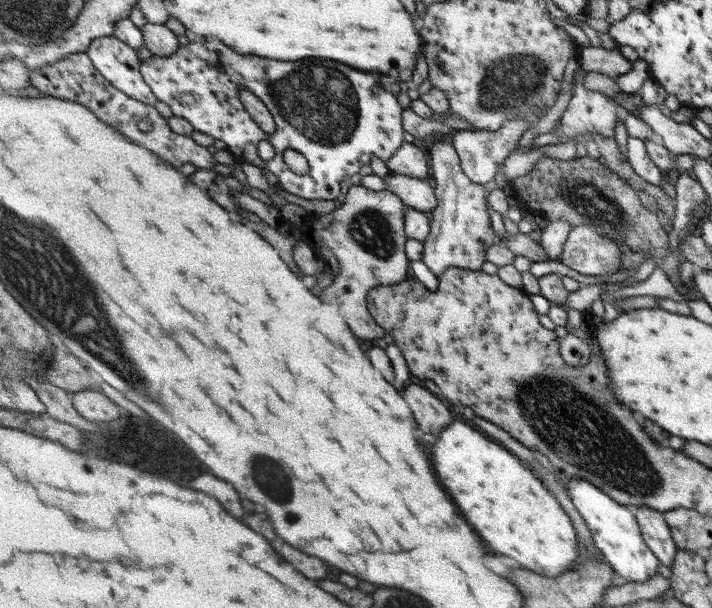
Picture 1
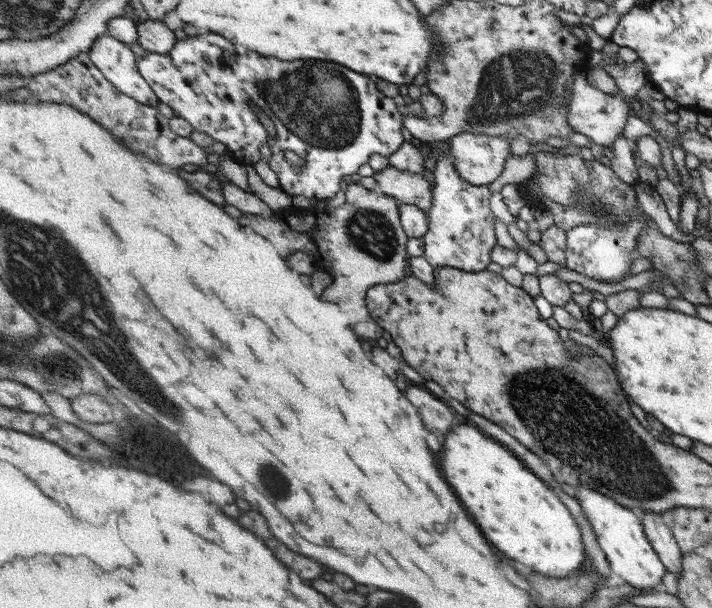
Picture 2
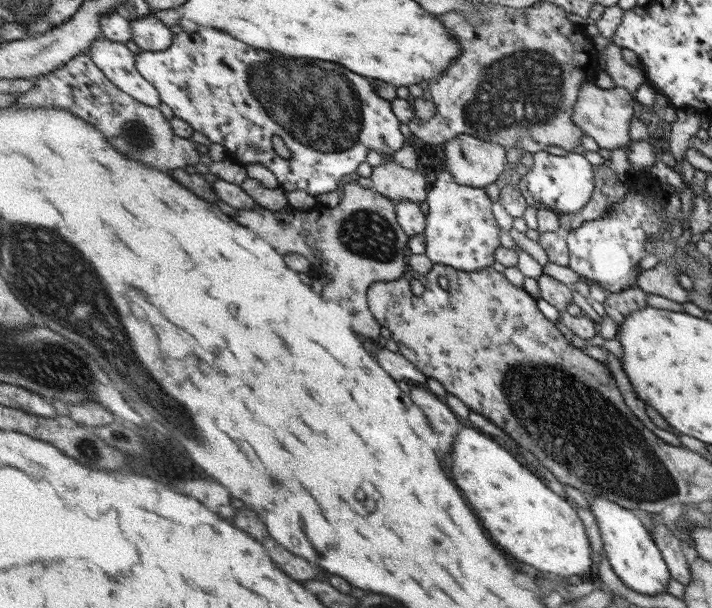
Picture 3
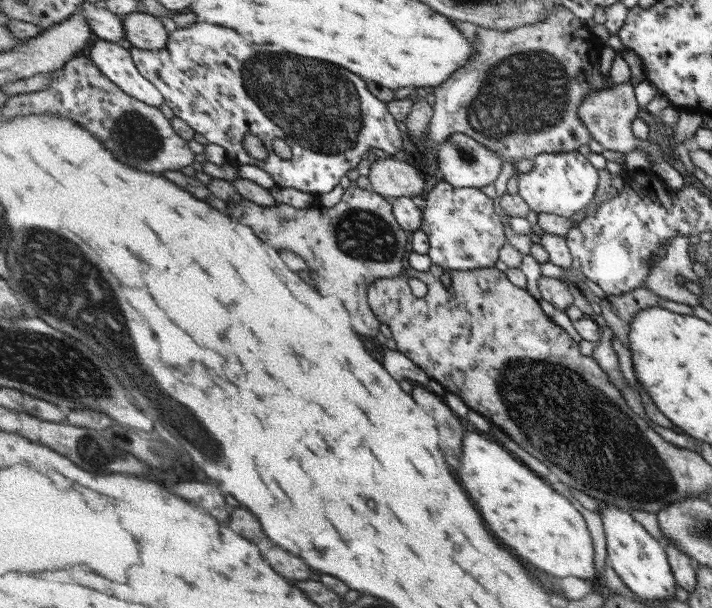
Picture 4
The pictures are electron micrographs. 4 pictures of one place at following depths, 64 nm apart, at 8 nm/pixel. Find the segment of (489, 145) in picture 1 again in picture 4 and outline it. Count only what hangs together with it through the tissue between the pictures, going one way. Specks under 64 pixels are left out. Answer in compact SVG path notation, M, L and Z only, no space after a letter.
M453 134L447 142L439 144L439 172L447 184L453 184L457 190L479 190L481 186L493 186L501 174L503 160L491 152L487 146L481 146L467 134Z

